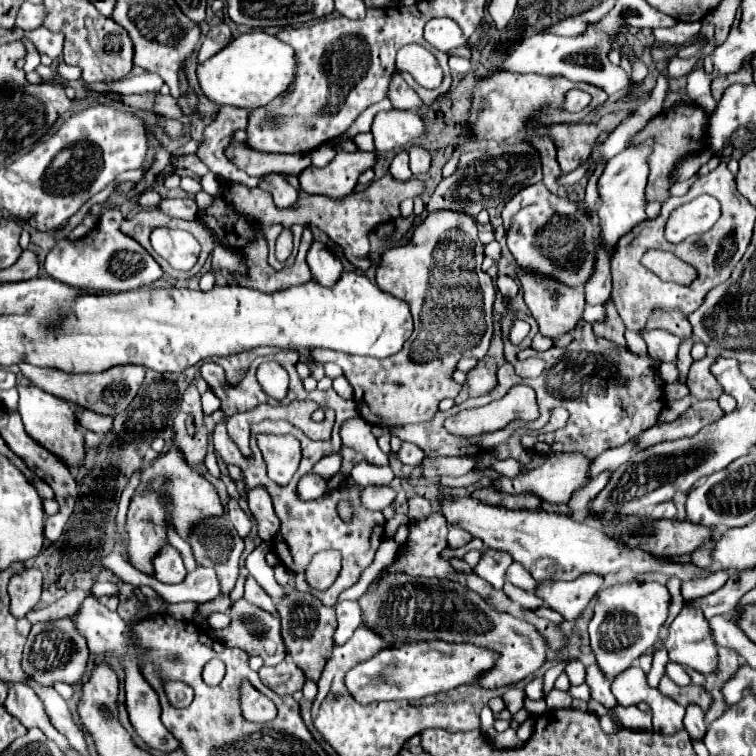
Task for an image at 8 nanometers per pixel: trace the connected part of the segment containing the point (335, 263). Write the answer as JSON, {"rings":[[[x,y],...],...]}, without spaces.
{"rings":[[[312,239],[306,261],[310,265],[312,277],[322,285],[332,285],[342,273],[342,261],[332,253],[332,249],[318,239]]]}

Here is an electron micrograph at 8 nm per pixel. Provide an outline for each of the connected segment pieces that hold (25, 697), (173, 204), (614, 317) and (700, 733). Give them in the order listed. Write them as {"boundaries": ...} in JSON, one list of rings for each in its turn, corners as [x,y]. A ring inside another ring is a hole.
{"boundaries":[[[[8,683],[8,697],[6,697],[6,711],[12,713],[18,721],[22,721],[26,727],[38,727],[44,731],[44,735],[48,739],[52,739],[60,749],[70,747],[66,743],[66,739],[54,731],[54,727],[50,725],[50,721],[46,719],[46,713],[42,709],[40,699],[36,697],[36,693],[22,685],[22,683]]],[[[186,197],[186,199],[162,199],[158,209],[164,211],[164,215],[170,215],[170,217],[194,219],[196,211],[198,211],[198,205],[190,197]]],[[[612,301],[606,303],[606,321],[604,323],[596,323],[592,327],[594,327],[594,333],[598,337],[604,337],[604,339],[608,339],[608,341],[612,341],[612,343],[616,343],[620,347],[626,347],[624,323],[622,323],[622,319],[620,319],[620,315],[618,315],[618,311],[616,311]]],[[[688,705],[684,715],[684,729],[690,733],[692,741],[702,741],[706,735],[706,723],[704,723],[704,711],[698,705]]]]}

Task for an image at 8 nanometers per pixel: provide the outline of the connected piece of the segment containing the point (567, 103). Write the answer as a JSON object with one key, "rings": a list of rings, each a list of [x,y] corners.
{"rings":[[[568,91],[566,97],[564,97],[562,109],[564,111],[582,111],[584,107],[588,107],[590,99],[592,97],[588,93],[584,93],[584,91]]]}

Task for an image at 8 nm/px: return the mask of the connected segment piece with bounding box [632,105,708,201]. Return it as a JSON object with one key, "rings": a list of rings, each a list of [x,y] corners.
{"rings":[[[684,105],[684,107],[676,107],[672,111],[662,111],[658,117],[654,117],[644,131],[640,131],[632,143],[638,145],[646,139],[654,139],[654,151],[652,151],[652,157],[648,159],[648,165],[650,165],[650,179],[648,179],[648,189],[646,189],[646,197],[648,201],[652,199],[658,199],[658,201],[664,201],[668,197],[668,189],[670,189],[670,173],[674,169],[674,165],[690,155],[690,153],[696,153],[698,149],[706,147],[706,111],[698,105]]]}

